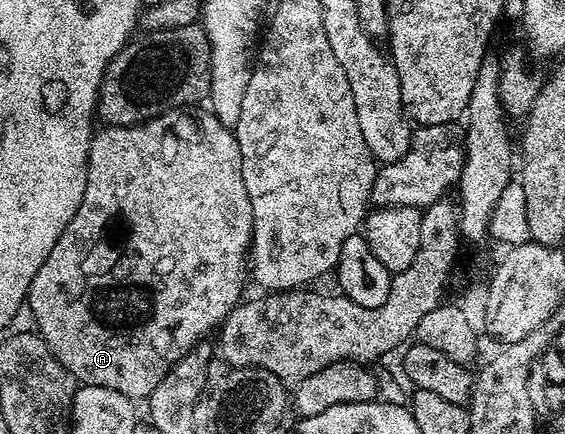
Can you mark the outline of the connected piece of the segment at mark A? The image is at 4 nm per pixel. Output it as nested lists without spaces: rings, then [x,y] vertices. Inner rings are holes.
[[[173,109],[164,111],[157,119],[147,119],[144,123],[139,123],[133,127],[109,127],[105,126],[104,131],[97,130],[92,137],[92,144],[88,150],[88,180],[86,181],[86,193],[82,205],[78,209],[78,213],[74,213],[74,217],[70,221],[70,225],[66,225],[66,229],[58,237],[58,241],[54,245],[54,249],[50,249],[50,257],[46,257],[46,261],[42,261],[42,265],[38,269],[38,273],[34,277],[34,281],[28,290],[28,298],[26,306],[32,310],[32,316],[36,322],[35,330],[39,336],[44,339],[46,345],[49,346],[50,353],[65,367],[66,370],[76,380],[77,384],[88,384],[90,386],[106,386],[107,389],[117,390],[118,393],[124,394],[133,401],[144,401],[150,393],[154,393],[154,389],[158,389],[158,381],[162,381],[162,377],[166,377],[166,373],[170,373],[170,369],[178,360],[180,360],[187,351],[192,350],[197,343],[207,340],[208,334],[215,332],[217,328],[223,324],[230,312],[241,302],[240,294],[244,291],[244,275],[250,271],[250,248],[252,246],[252,206],[250,205],[250,197],[246,193],[246,181],[242,181],[242,153],[238,149],[238,141],[236,140],[233,128],[222,125],[222,121],[218,121],[216,116],[211,113],[205,115],[191,115],[188,109]],[[120,223],[124,226],[124,240],[121,243],[115,243],[108,234],[116,231],[120,227]]]

